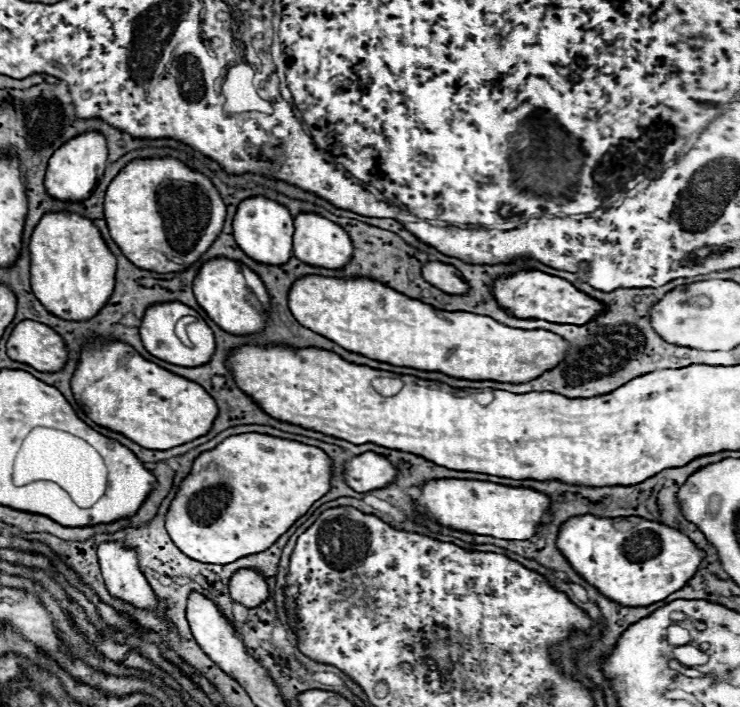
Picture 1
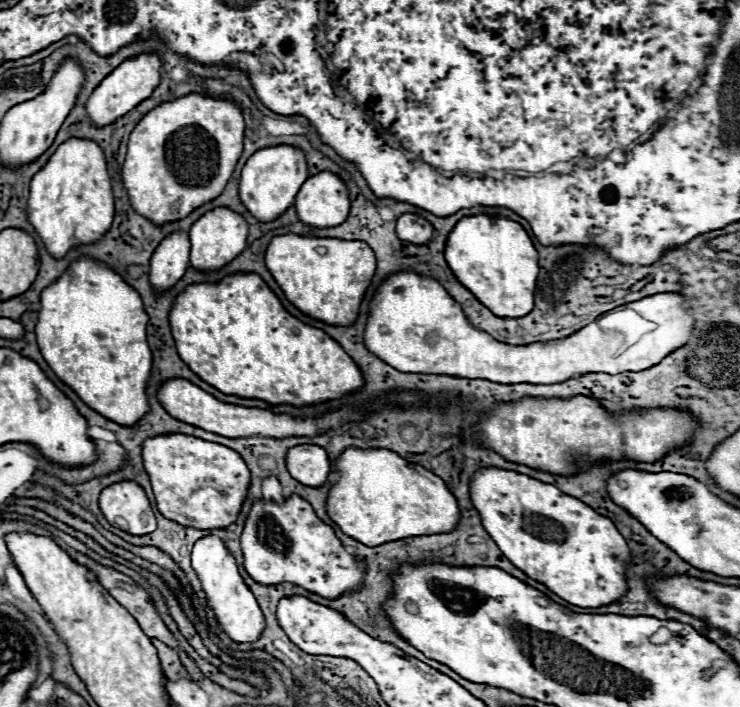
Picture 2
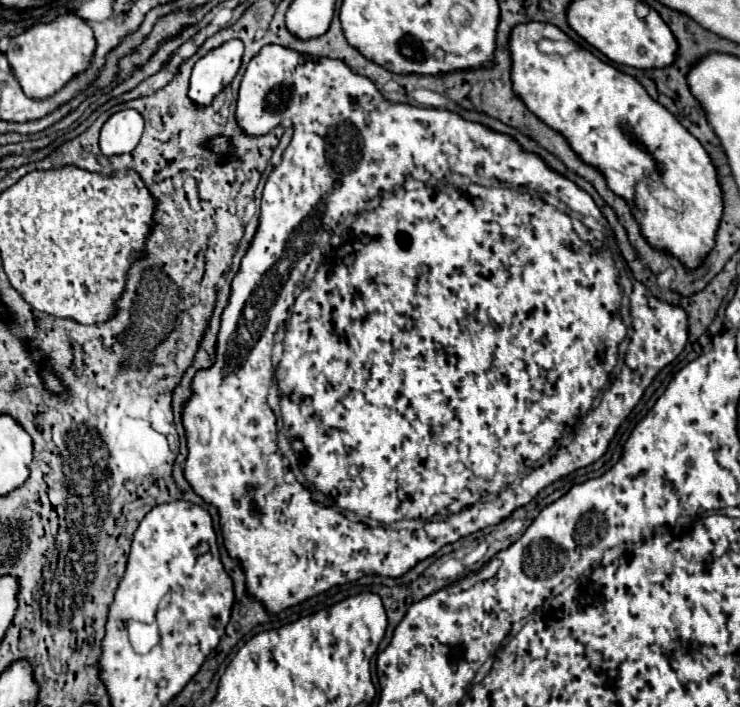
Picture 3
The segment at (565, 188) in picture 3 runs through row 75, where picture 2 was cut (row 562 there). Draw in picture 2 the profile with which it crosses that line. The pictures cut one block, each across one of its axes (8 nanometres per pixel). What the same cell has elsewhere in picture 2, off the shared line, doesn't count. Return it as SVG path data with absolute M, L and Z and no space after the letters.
M288 496L284 502L256 500L248 512L240 542L244 568L258 584L292 582L324 598L338 598L348 590L358 590L362 584L364 566L344 550L334 530L300 496Z

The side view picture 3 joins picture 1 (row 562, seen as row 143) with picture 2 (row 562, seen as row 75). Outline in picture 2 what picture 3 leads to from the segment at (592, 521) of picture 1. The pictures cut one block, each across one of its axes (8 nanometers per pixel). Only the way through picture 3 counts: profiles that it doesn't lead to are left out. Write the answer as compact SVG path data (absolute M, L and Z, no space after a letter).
M494 466L474 472L470 500L480 512L484 530L502 554L562 600L580 608L598 608L614 604L624 596L624 570L630 560L626 540L612 520L596 514L584 502L560 492L552 484Z

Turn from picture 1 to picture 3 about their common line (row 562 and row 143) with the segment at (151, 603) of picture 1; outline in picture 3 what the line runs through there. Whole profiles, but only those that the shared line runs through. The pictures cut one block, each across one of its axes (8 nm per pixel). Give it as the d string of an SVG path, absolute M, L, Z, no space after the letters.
M122 110L108 118L100 132L100 150L104 156L132 152L140 142L144 120L136 110Z

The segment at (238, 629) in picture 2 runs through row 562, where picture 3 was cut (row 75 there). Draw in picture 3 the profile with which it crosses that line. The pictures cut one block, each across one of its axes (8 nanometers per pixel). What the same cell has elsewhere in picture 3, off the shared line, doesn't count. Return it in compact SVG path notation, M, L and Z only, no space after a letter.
M228 40L224 46L200 58L192 70L188 98L196 106L210 106L212 98L224 90L238 74L244 54L240 40Z

